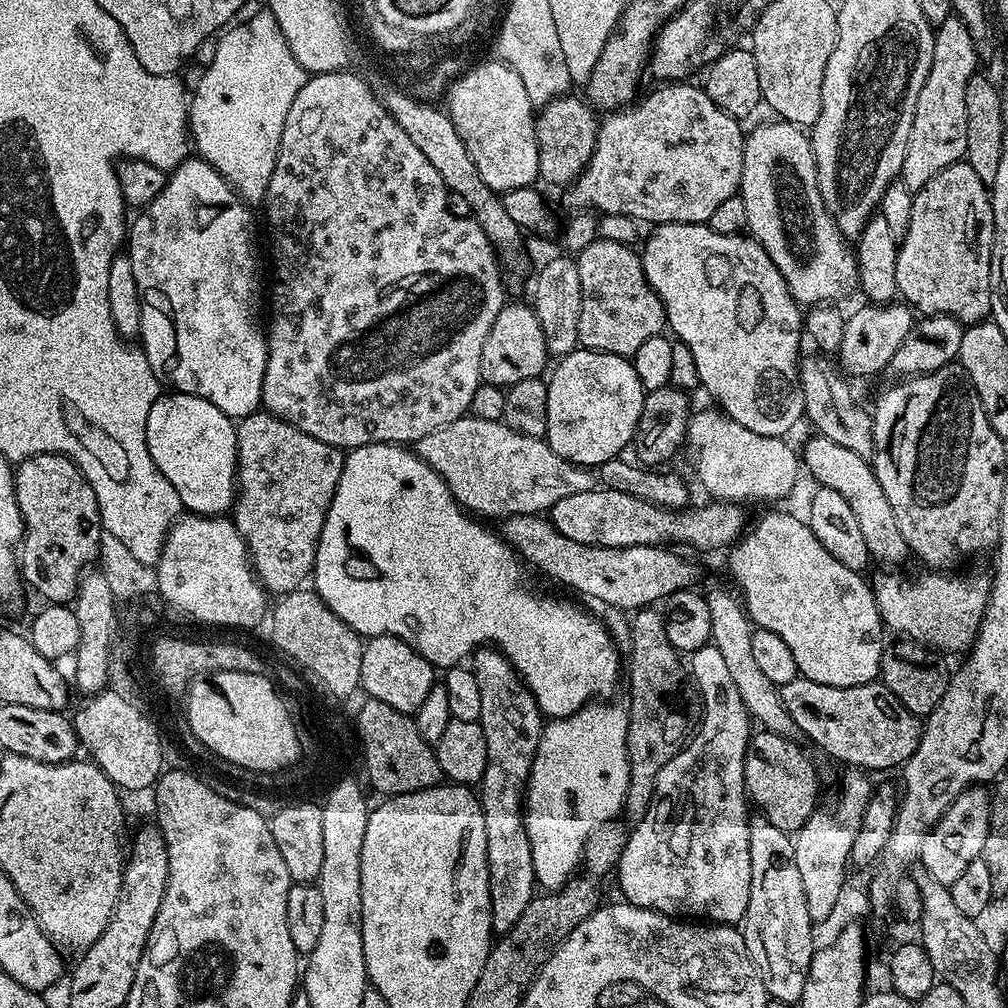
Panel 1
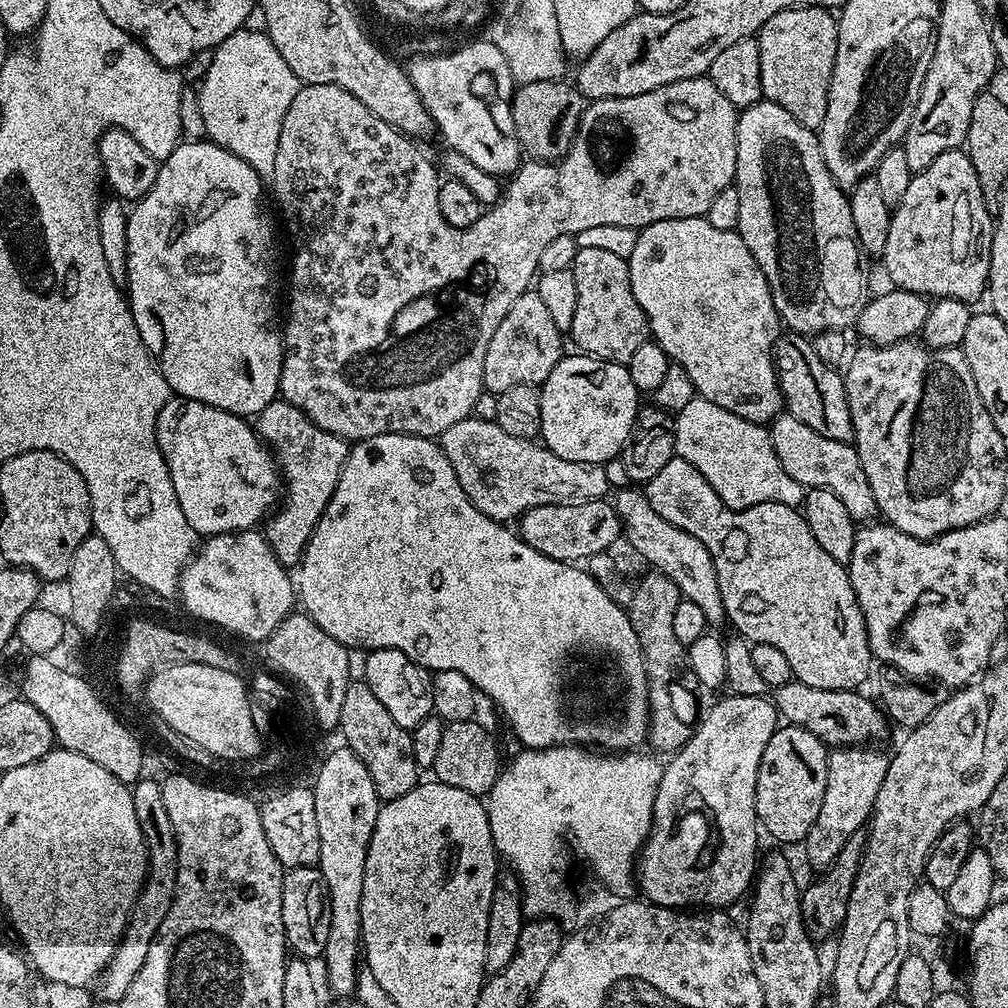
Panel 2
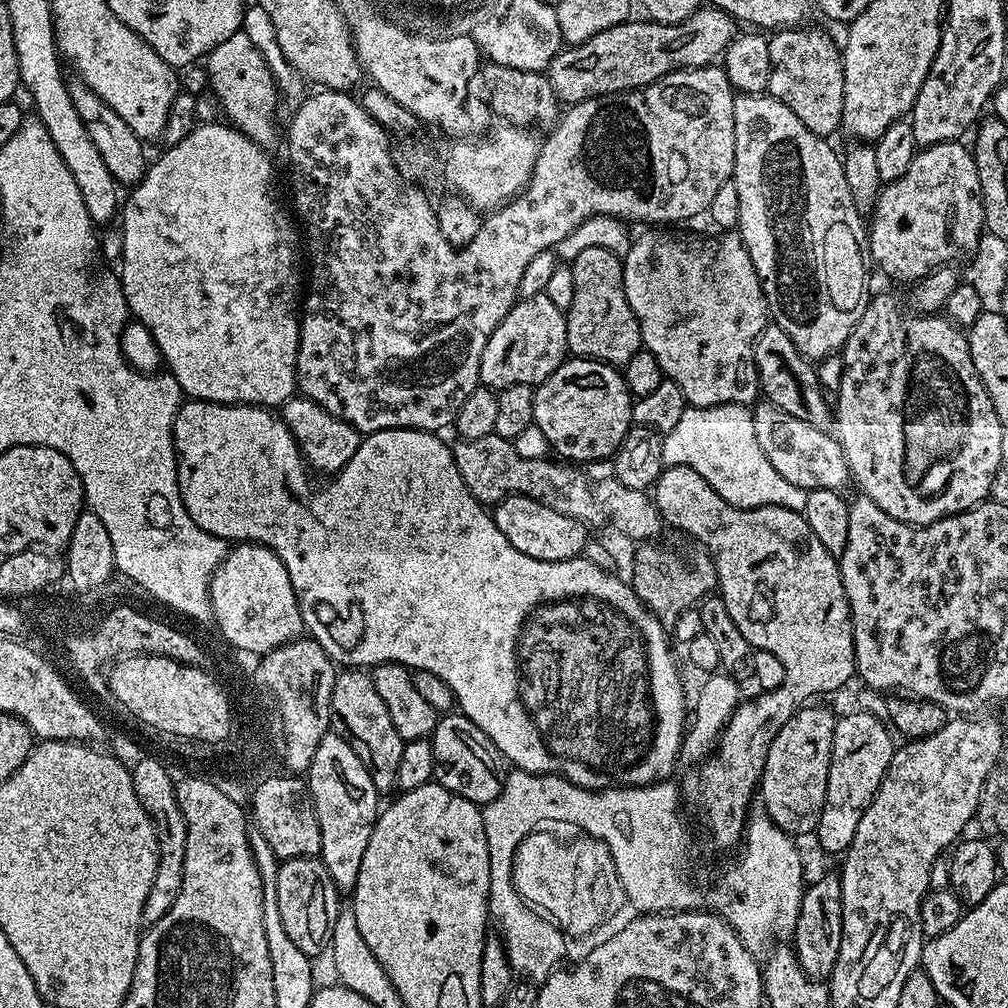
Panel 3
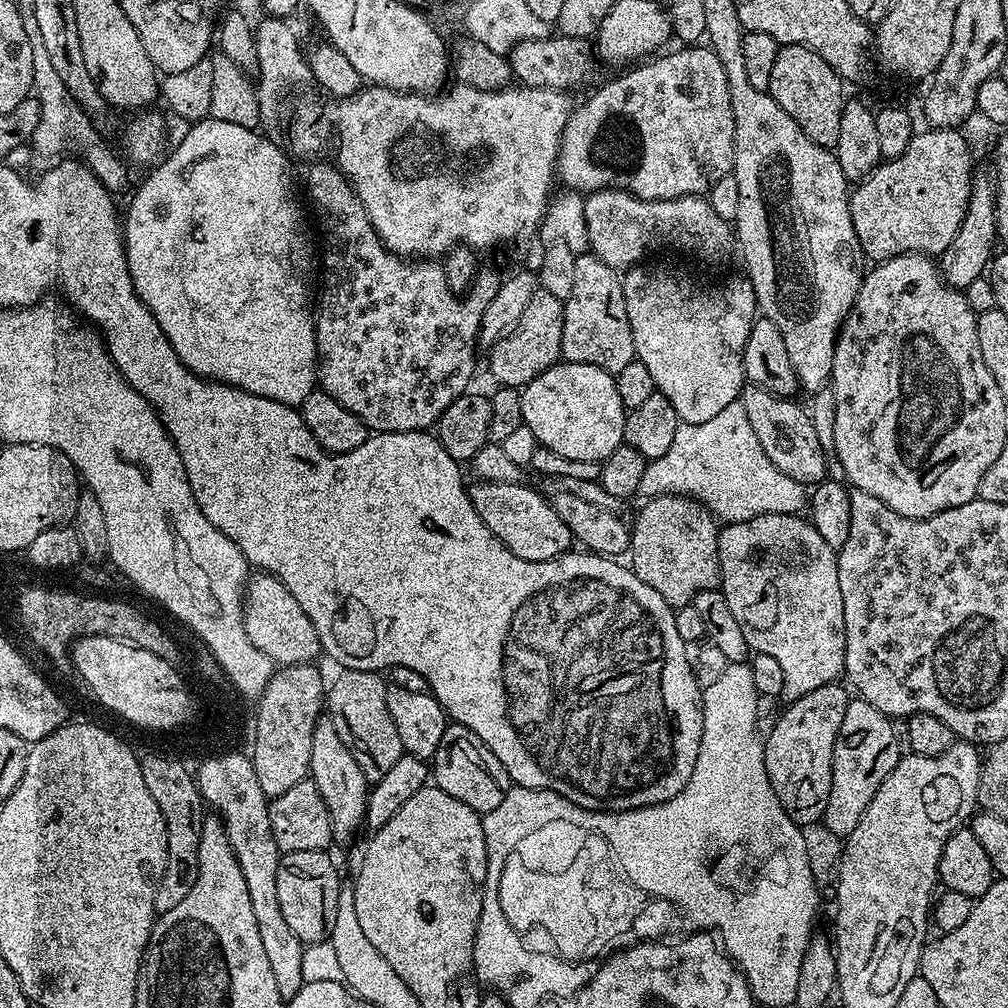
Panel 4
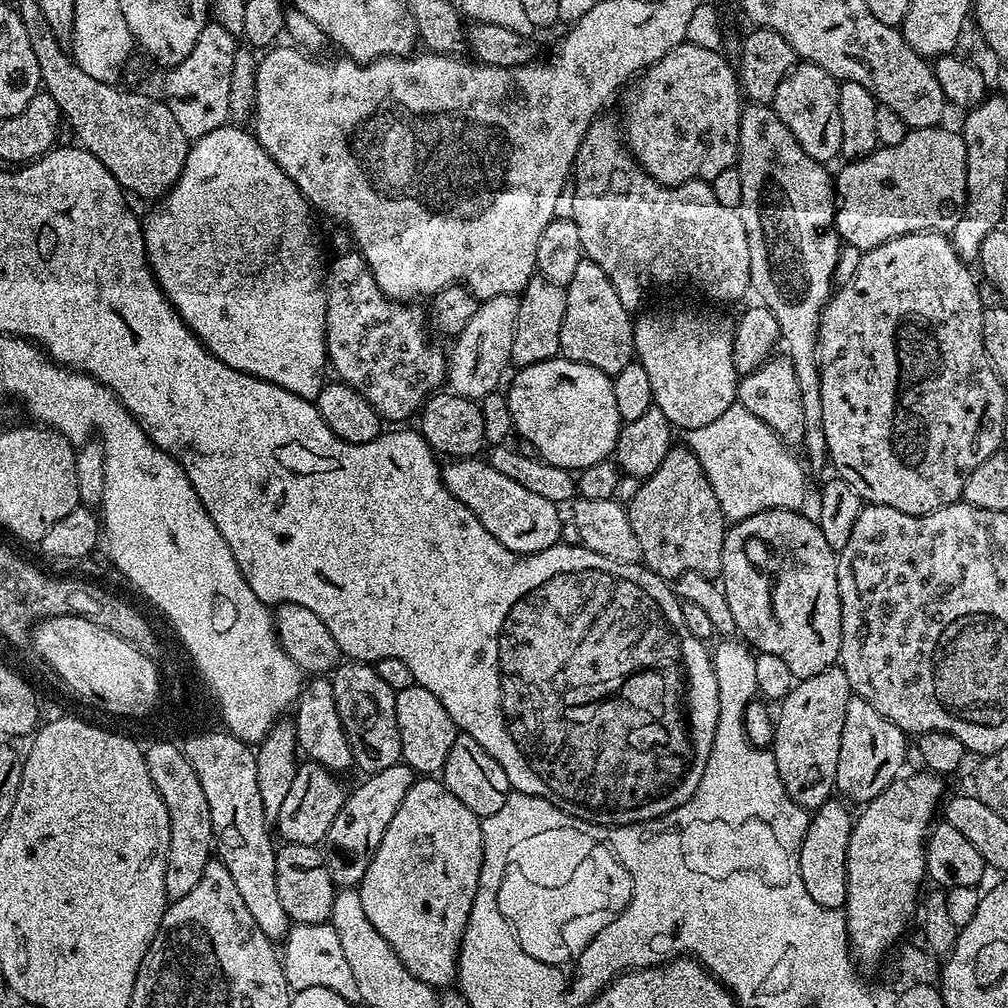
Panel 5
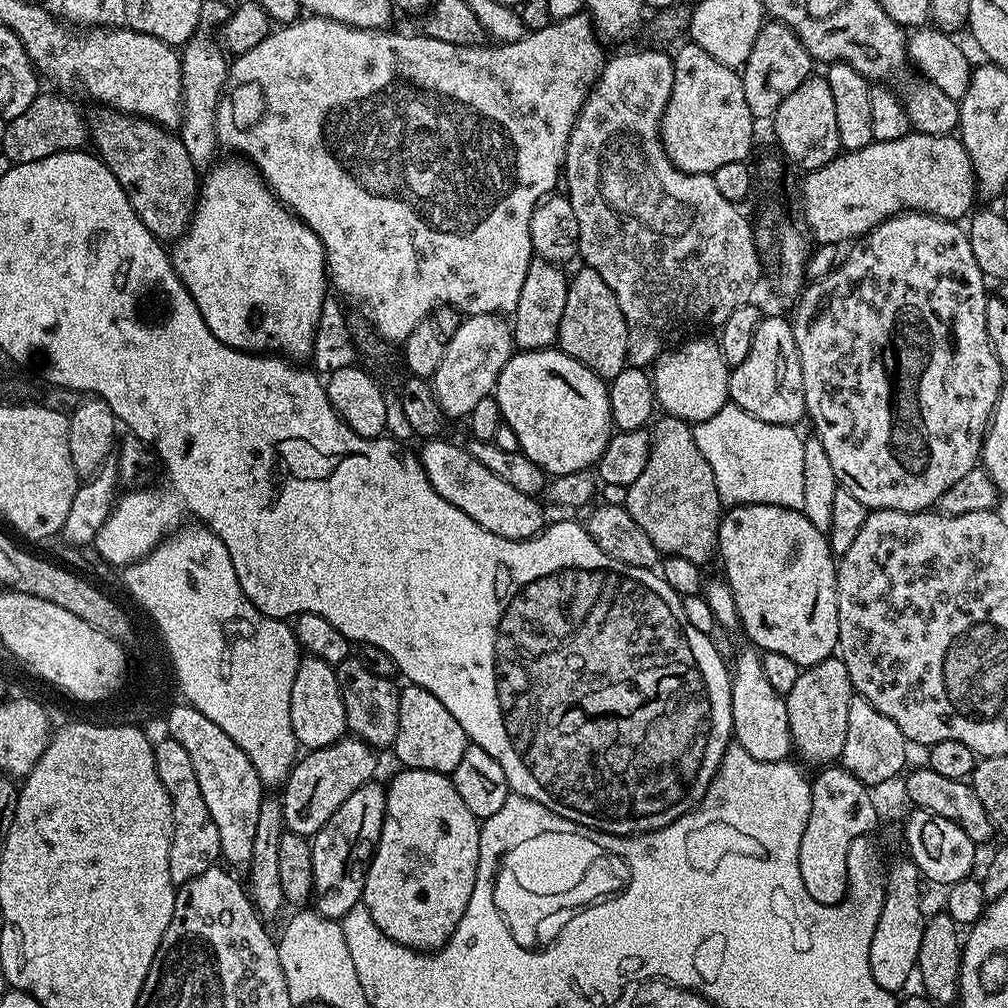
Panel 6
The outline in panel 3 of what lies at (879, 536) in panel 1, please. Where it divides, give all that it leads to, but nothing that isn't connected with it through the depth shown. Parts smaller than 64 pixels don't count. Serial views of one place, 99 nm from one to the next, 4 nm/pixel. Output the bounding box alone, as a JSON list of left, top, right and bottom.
[752,402,850,492]

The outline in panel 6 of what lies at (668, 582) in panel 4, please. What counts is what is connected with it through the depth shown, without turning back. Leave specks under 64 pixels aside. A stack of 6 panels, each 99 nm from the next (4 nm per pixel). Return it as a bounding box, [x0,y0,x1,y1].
[622,414,722,566]

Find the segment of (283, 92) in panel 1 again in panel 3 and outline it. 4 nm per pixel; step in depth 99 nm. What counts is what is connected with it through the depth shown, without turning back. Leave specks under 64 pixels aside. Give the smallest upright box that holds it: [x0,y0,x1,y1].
[206,31,278,150]

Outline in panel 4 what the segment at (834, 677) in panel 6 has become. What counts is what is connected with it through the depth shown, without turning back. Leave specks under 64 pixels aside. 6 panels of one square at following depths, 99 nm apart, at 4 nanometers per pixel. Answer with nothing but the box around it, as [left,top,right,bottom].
[763,682,850,825]

